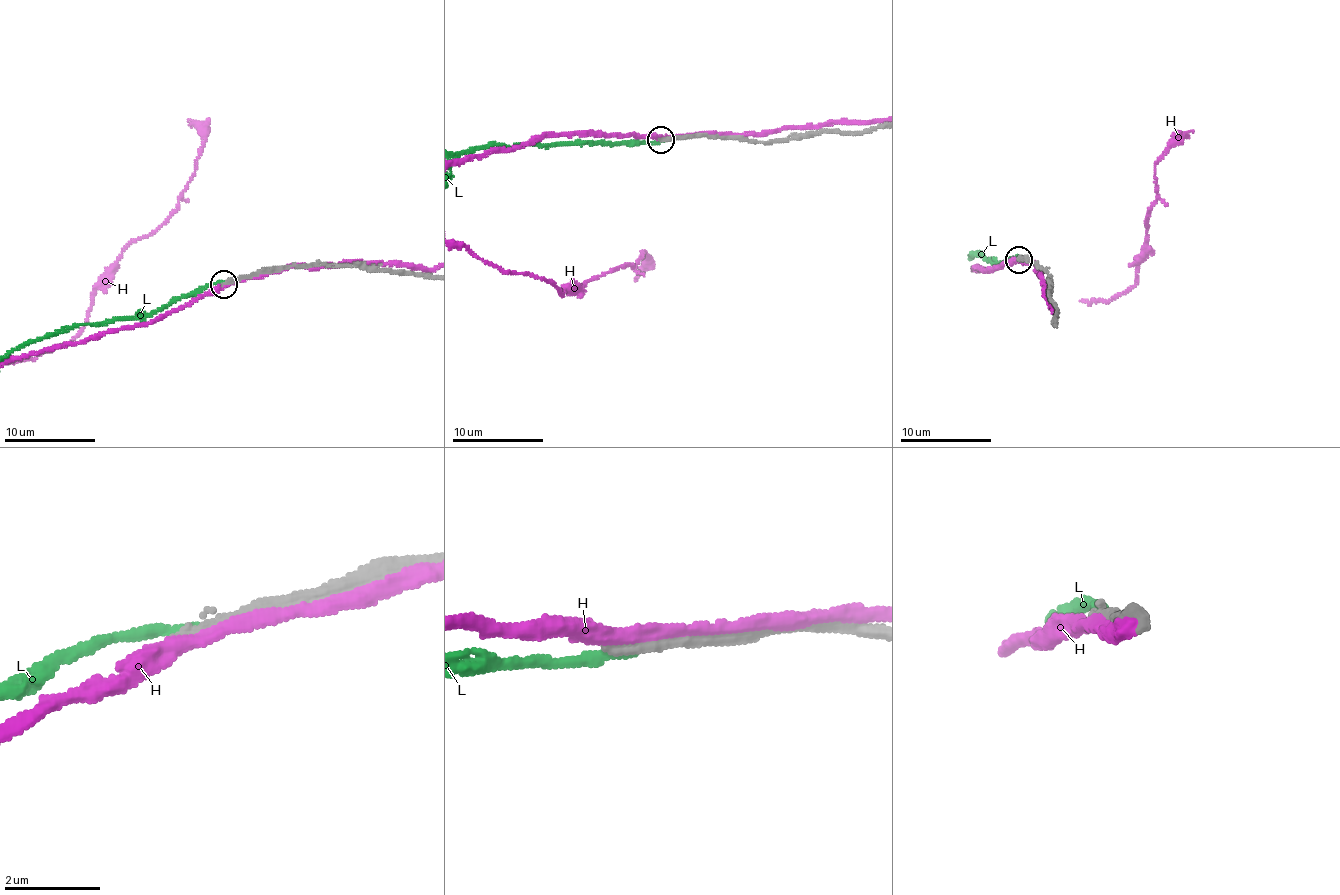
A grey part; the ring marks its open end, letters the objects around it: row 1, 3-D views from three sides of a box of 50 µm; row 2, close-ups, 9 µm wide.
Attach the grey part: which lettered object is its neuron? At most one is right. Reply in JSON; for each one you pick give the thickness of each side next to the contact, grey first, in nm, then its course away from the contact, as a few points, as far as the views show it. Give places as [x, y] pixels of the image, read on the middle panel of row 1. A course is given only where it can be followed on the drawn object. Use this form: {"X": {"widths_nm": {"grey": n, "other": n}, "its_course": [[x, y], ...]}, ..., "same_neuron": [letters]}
{"same_neuron": []}

